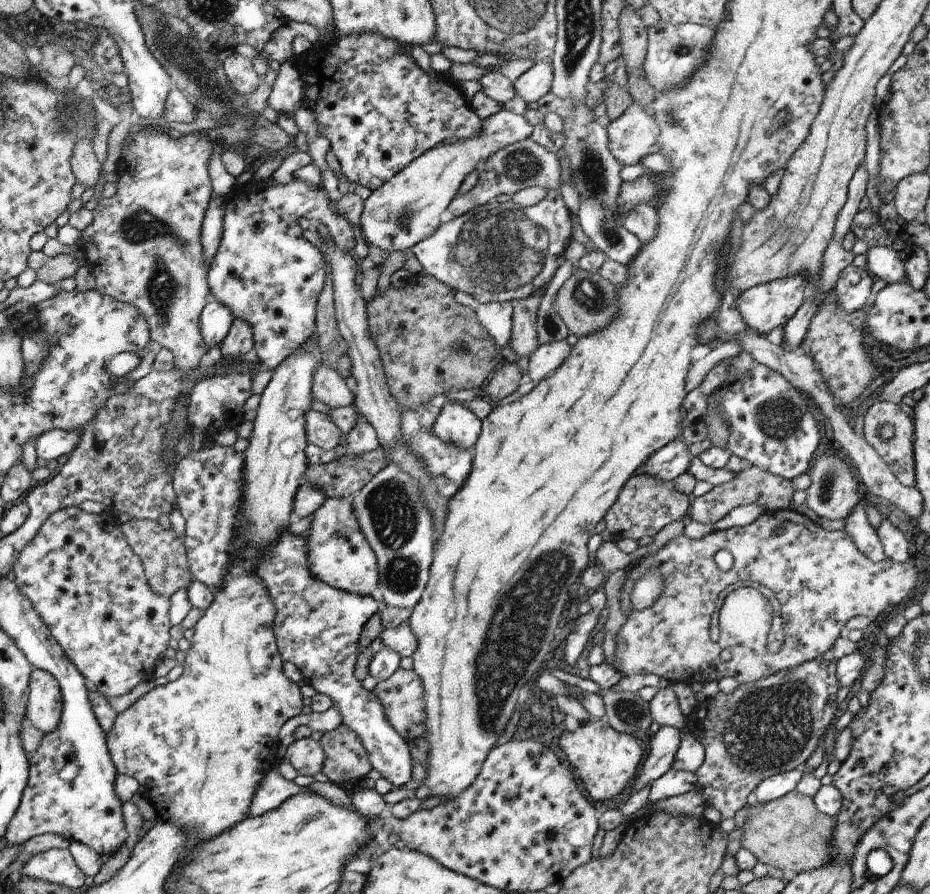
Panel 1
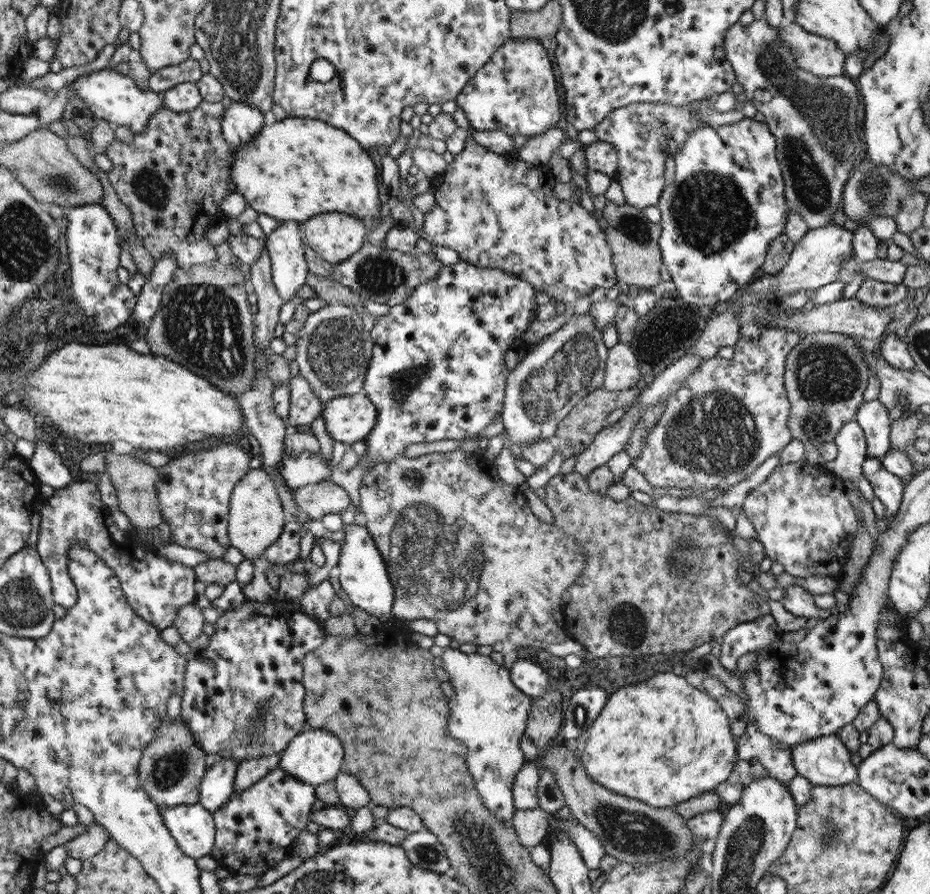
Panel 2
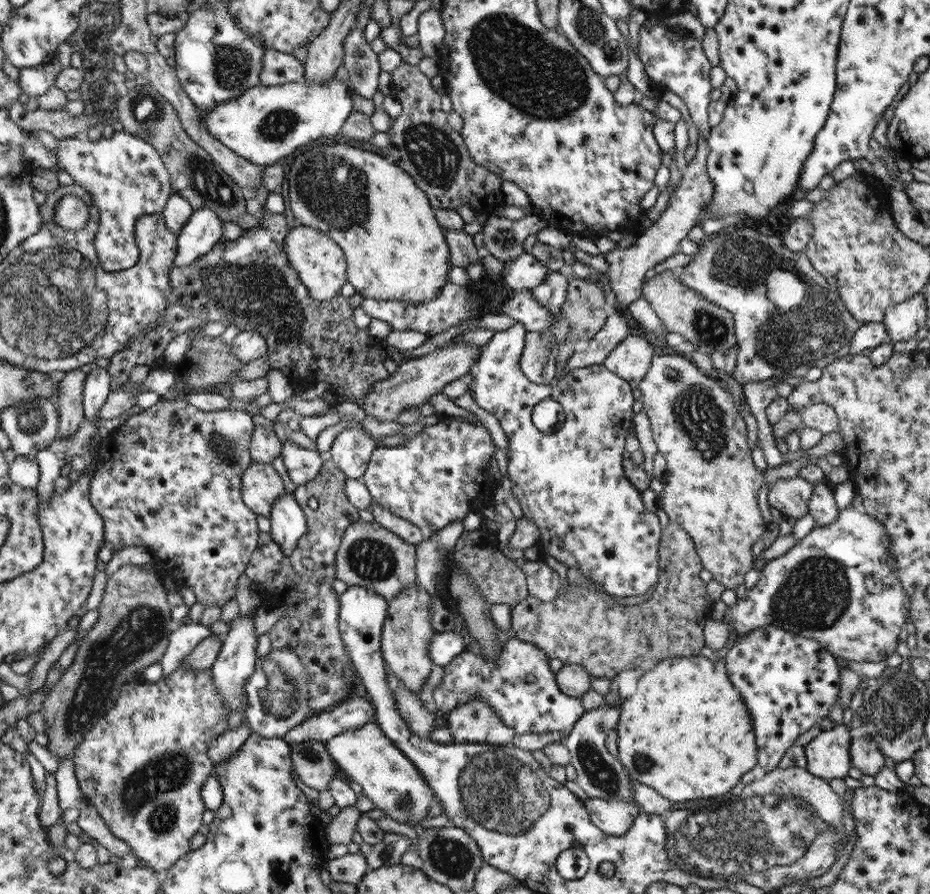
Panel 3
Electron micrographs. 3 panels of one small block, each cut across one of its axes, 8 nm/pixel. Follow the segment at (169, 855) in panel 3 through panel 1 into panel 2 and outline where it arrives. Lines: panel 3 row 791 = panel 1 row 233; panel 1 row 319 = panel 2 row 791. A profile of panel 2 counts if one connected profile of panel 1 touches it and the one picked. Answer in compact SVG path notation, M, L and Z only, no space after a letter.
M182 715L164 719L155 740L144 750L143 760L139 764L140 781L158 805L159 811L198 803L204 774L207 774L206 751L196 743L190 725L182 719Z

